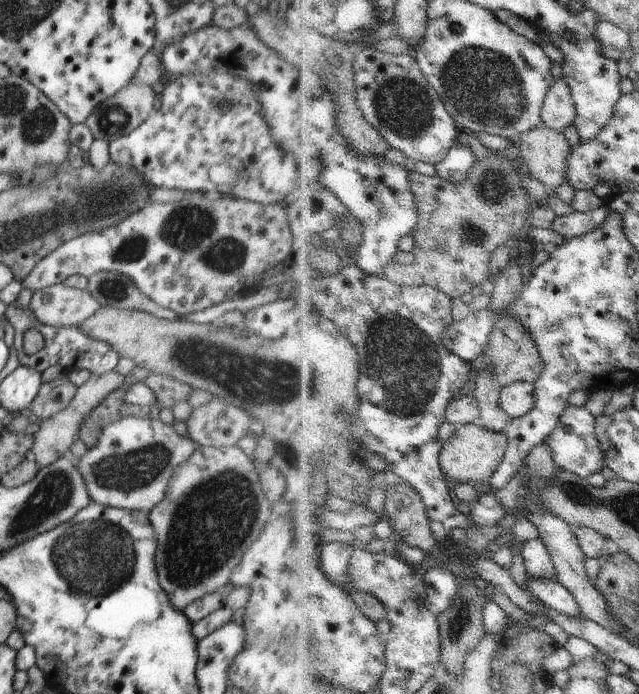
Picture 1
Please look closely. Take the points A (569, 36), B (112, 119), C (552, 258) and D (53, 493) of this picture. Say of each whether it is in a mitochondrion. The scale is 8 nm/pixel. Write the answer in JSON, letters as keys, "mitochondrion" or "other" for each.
{"A":"other","B":"mitochondrion","C":"other","D":"mitochondrion"}

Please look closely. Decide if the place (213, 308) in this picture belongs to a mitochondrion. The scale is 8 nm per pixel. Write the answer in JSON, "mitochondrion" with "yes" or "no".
{"mitochondrion":"no"}

